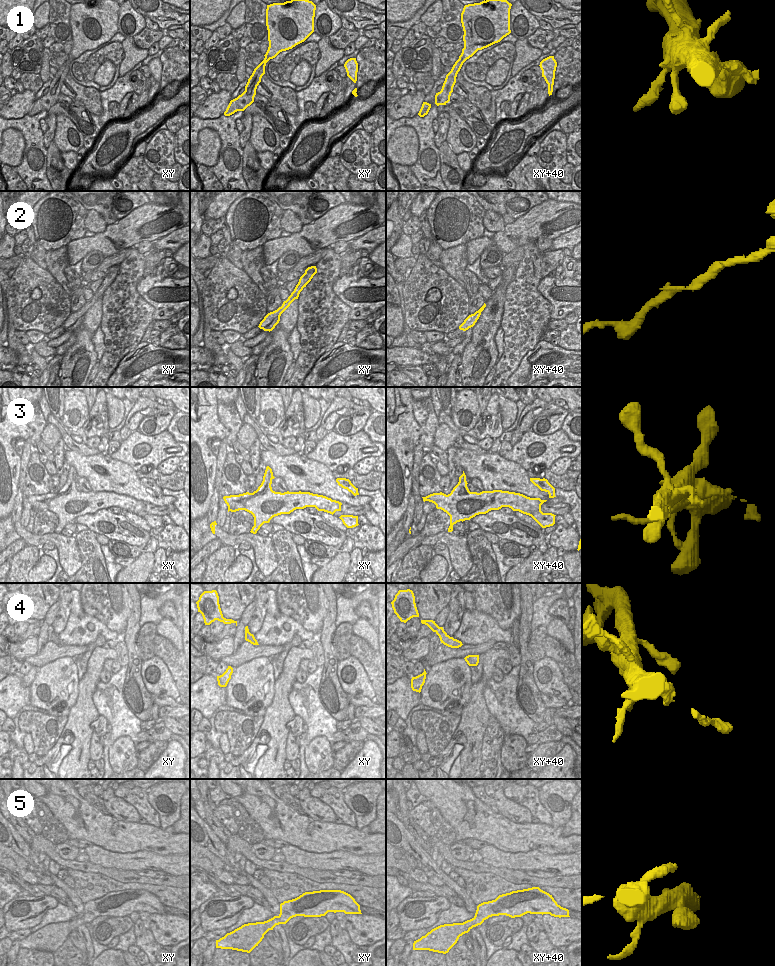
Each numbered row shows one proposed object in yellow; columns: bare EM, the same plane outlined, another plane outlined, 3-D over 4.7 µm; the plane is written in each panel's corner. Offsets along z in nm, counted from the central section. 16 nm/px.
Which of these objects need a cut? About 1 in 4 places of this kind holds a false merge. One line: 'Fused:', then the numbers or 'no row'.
Fused: no row

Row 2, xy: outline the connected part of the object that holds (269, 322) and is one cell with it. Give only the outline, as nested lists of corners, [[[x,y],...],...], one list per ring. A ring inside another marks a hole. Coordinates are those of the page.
[[[316,266],[308,267],[305,270],[305,273],[300,277],[298,284],[296,285],[294,291],[291,293],[288,299],[284,301],[282,306],[279,307],[277,310],[268,313],[260,322],[258,327],[260,329],[263,329],[264,331],[272,331],[279,323],[281,314],[290,306],[290,304],[295,299],[298,299],[300,292],[303,290],[304,287],[306,287],[306,285],[311,281],[316,273]]]

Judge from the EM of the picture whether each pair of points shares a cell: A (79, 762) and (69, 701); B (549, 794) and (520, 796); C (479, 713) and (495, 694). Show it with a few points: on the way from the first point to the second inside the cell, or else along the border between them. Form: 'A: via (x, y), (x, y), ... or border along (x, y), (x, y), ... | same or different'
A: border along (78, 685), (76, 702), (70, 707) | different
B: border along (538, 789), (538, 800), (550, 816) | different
C: border along (486, 682), (483, 698), (491, 715) | different

